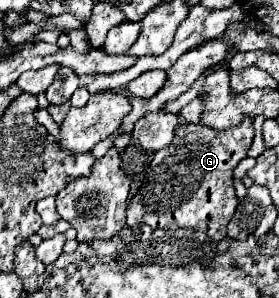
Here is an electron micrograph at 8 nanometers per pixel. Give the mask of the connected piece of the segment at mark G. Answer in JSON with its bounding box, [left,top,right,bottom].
[125,116,253,242]

